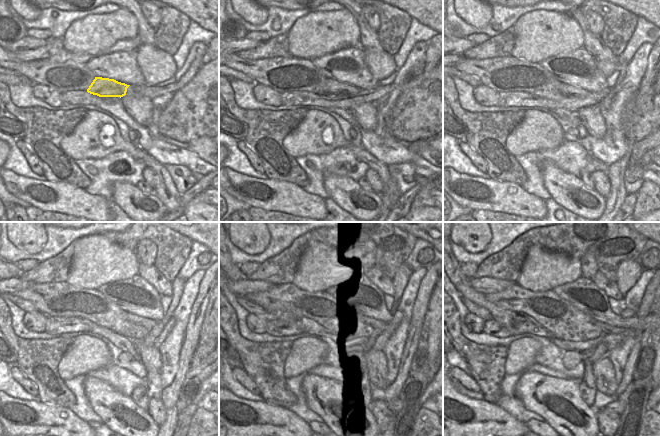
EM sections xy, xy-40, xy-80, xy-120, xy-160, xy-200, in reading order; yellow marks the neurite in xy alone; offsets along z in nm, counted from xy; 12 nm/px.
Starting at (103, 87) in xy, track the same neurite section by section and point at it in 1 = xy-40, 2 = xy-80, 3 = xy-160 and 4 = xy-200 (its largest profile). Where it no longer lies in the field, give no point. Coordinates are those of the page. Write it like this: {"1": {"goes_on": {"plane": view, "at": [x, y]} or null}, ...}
{"1": {"goes_on": {"plane": "xy-40", "at": [332, 88]}}, "2": {"goes_on": {"plane": "xy-80", "at": [565, 90]}}, "3": {"goes_on": {"plane": "xy-160", "at": [373, 323]}}, "4": {"goes_on": {"plane": "xy-200", "at": [607, 329]}}}

